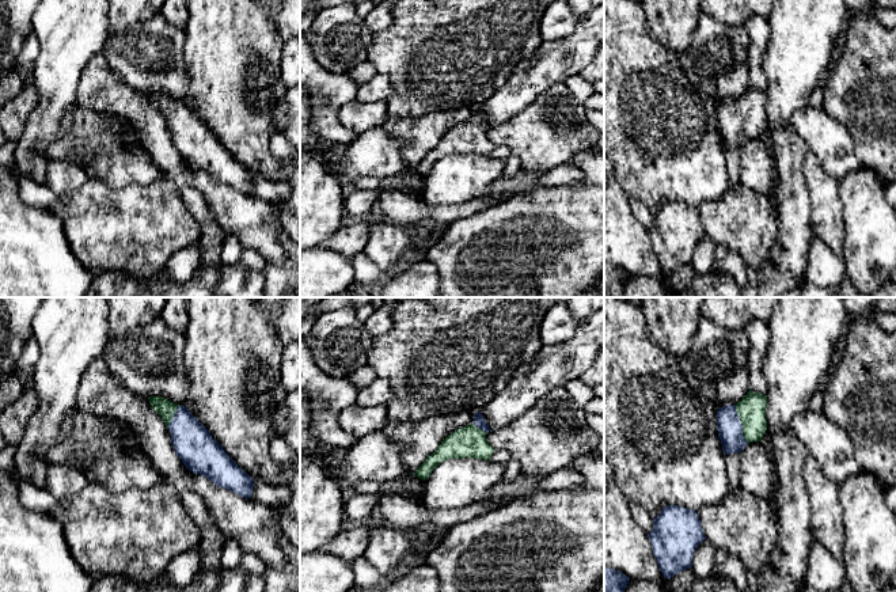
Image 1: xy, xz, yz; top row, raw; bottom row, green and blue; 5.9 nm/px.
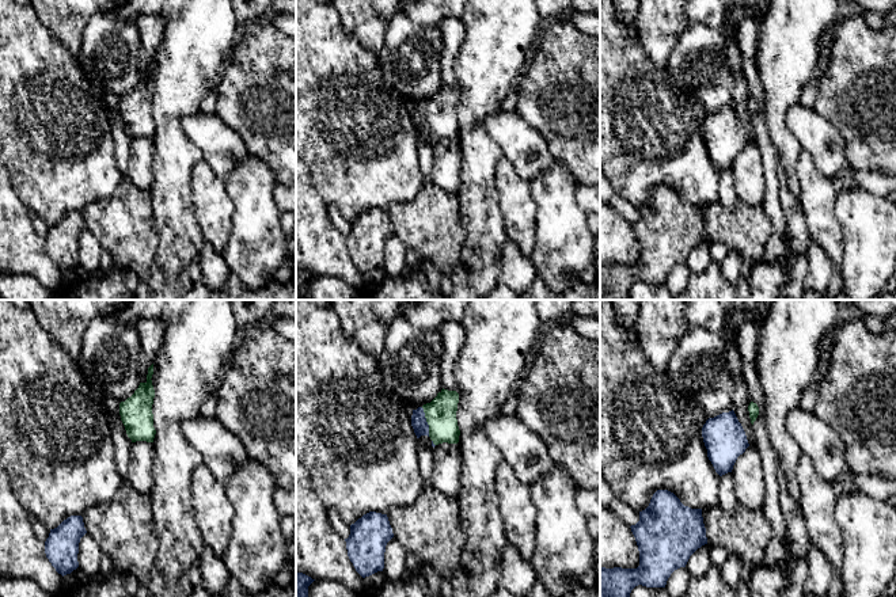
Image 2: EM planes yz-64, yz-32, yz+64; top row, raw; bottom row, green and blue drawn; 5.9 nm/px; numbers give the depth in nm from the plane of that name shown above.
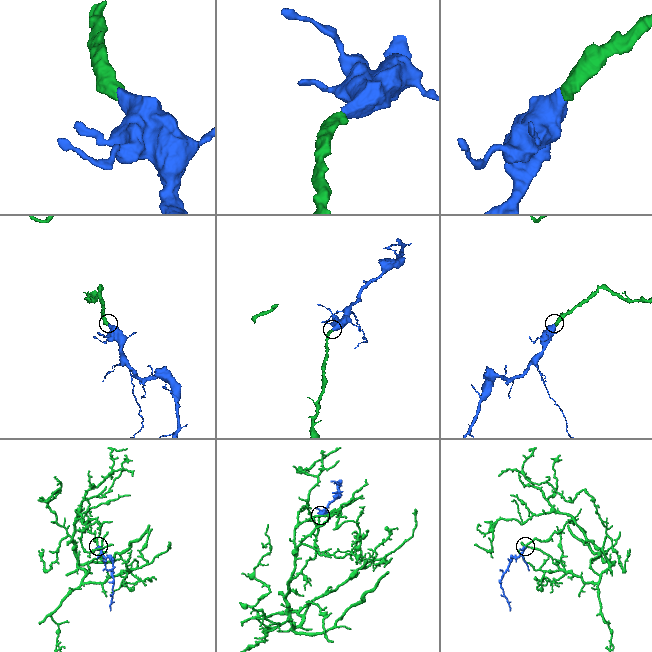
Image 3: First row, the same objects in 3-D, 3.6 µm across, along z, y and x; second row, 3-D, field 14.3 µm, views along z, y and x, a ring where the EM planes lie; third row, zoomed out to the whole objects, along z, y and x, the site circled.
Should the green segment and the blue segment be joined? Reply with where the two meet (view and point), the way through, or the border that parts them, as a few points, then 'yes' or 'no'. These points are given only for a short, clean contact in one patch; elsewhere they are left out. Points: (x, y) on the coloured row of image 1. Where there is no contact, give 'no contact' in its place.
contact yz (741, 422); way yz (751, 409), (741, 422), (736, 427), (729, 427); yes

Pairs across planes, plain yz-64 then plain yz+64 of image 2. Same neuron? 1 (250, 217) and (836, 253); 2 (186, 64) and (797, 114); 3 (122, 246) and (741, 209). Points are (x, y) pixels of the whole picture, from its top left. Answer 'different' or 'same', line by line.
1: different
2: different
3: same

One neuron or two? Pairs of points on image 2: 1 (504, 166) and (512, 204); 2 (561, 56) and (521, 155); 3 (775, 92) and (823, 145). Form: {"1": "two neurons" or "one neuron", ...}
{"1": "one neuron", "2": "two neurons", "3": "two neurons"}

